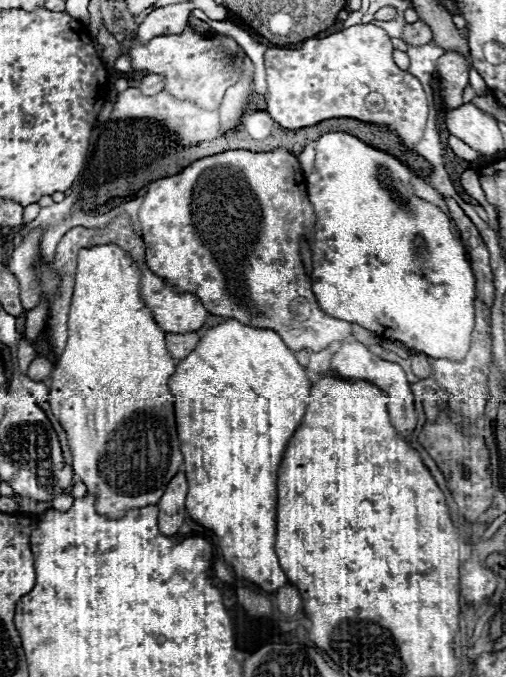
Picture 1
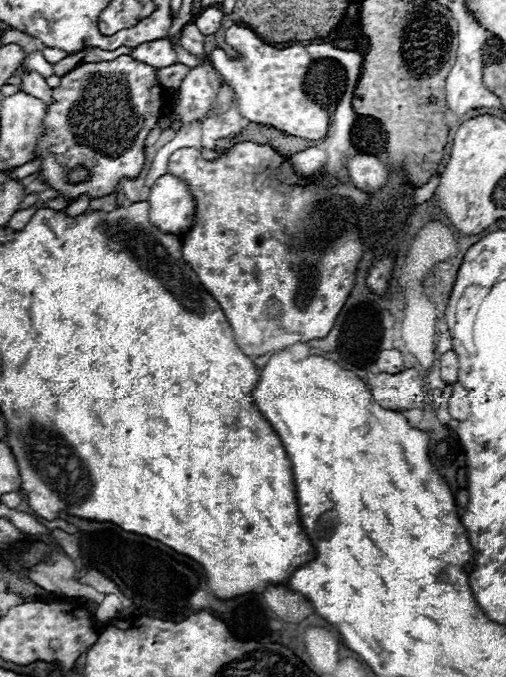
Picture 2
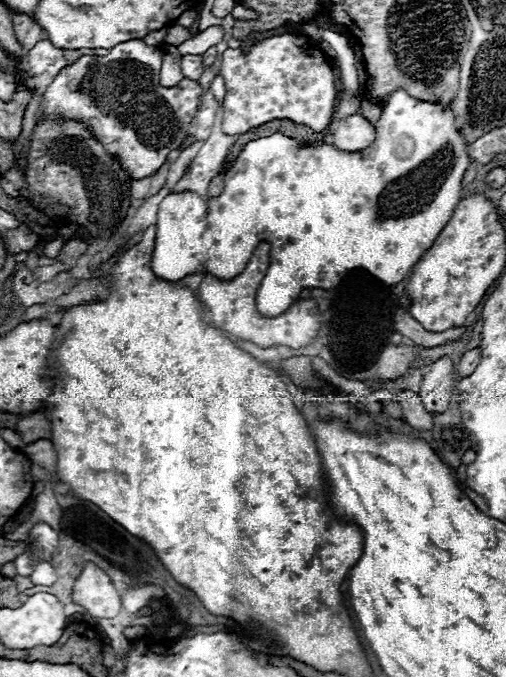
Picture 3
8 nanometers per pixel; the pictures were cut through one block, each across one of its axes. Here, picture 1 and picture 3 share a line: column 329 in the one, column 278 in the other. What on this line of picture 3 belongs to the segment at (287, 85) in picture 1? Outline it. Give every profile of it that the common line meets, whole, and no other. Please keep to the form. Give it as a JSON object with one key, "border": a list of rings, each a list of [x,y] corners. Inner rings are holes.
{"border":[[[272,36],[256,46],[250,52],[242,52],[240,48],[224,50],[220,56],[220,74],[226,82],[226,96],[222,102],[222,130],[230,136],[244,134],[254,126],[262,126],[262,122],[272,122],[278,118],[290,118],[292,122],[310,126],[314,132],[322,132],[330,126],[334,104],[336,104],[336,88],[334,88],[334,74],[330,64],[326,62],[324,54],[310,44],[304,36]]]}

